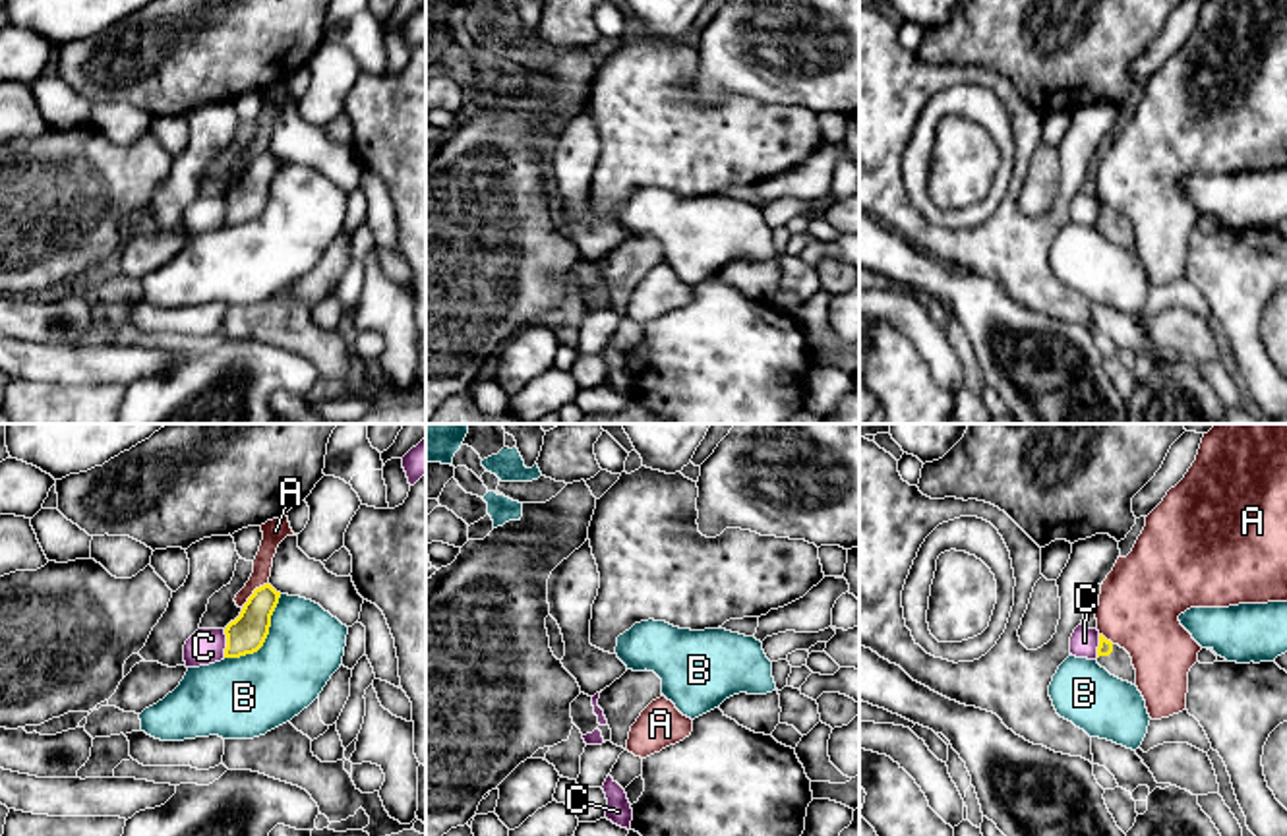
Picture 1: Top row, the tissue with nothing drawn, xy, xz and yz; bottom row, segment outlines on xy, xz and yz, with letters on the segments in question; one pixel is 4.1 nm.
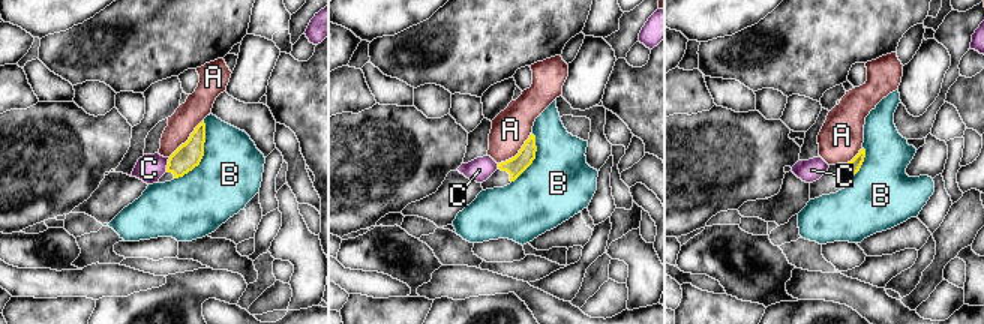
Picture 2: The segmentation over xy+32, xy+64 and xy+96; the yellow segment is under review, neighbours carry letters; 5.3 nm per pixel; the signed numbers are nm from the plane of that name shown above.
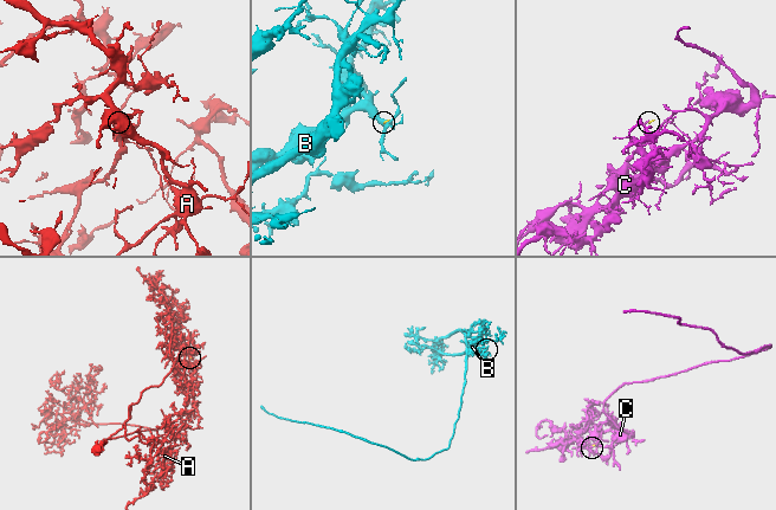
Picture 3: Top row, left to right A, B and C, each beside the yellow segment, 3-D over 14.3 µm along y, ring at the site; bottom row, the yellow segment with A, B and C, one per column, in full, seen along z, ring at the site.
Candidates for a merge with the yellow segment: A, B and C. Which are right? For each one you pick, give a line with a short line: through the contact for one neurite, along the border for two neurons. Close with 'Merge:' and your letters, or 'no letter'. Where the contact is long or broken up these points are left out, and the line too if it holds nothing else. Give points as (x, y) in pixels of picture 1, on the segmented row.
Merge: no letter

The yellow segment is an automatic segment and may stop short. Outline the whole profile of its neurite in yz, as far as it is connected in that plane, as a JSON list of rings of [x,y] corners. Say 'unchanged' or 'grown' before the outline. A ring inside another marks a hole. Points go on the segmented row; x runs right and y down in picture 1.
grown; [[[1099,635],[1097,664],[1111,675],[1136,685],[1136,670],[1130,654],[1119,644],[1107,641],[1103,635]]]

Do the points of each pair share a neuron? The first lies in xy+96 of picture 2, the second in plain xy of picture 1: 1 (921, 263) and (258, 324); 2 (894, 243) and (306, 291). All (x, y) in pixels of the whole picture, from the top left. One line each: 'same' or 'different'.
1: different
2: same

